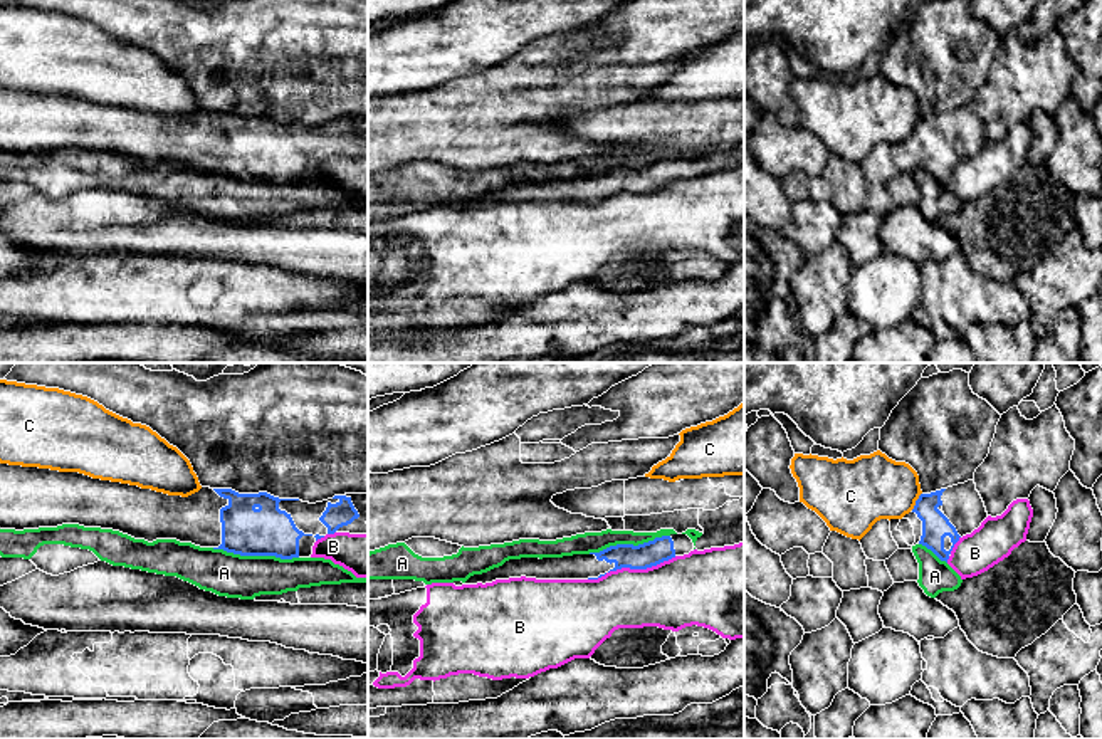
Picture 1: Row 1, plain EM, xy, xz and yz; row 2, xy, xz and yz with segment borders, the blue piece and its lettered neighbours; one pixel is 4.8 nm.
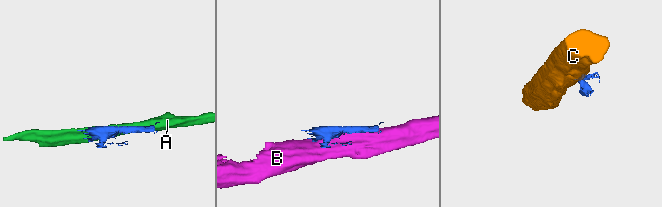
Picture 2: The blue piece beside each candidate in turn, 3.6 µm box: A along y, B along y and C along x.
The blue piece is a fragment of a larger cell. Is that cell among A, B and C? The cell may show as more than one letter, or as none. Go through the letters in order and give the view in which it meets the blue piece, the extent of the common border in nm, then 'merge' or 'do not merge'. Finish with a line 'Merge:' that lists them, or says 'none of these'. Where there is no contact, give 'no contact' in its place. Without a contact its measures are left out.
A: meets blue in xy; contact 420 nm long; do not merge
B: meets blue in xz; contact 440 nm long; do not merge
C: meets blue in yz; contact 100 nm long; do not merge
Merge: none of these

